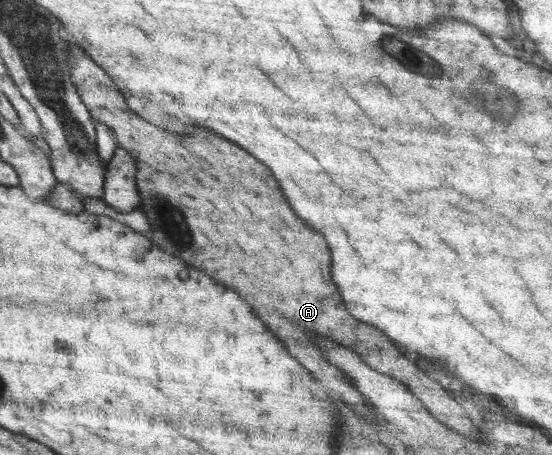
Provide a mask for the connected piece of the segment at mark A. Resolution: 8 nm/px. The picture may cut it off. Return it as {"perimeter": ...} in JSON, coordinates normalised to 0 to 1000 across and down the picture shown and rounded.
{"perimeter":[[[132,88],[123,97],[123,134],[127,174],[165,257],[207,288],[216,323],[239,336],[246,354],[246,411],[254,433],[246,459],[264,468],[279,538],[424,635],[543,802],[565,820],[580,820],[580,842],[609,859],[620,881],[663,921],[670,921],[663,886],[649,873],[641,846],[634,846],[634,829],[620,829],[620,820],[583,785],[576,758],[562,749],[562,732],[641,769],[674,811],[736,842],[797,930],[844,960],[870,956],[812,859],[772,829],[768,800],[739,791],[694,727],[634,692],[598,609],[598,552],[591,530],[580,512],[533,477],[482,363],[420,310],[366,279],[344,284],[341,301],[322,301],[239,248],[196,163],[163,123],[152,121],[150,105]]]}

